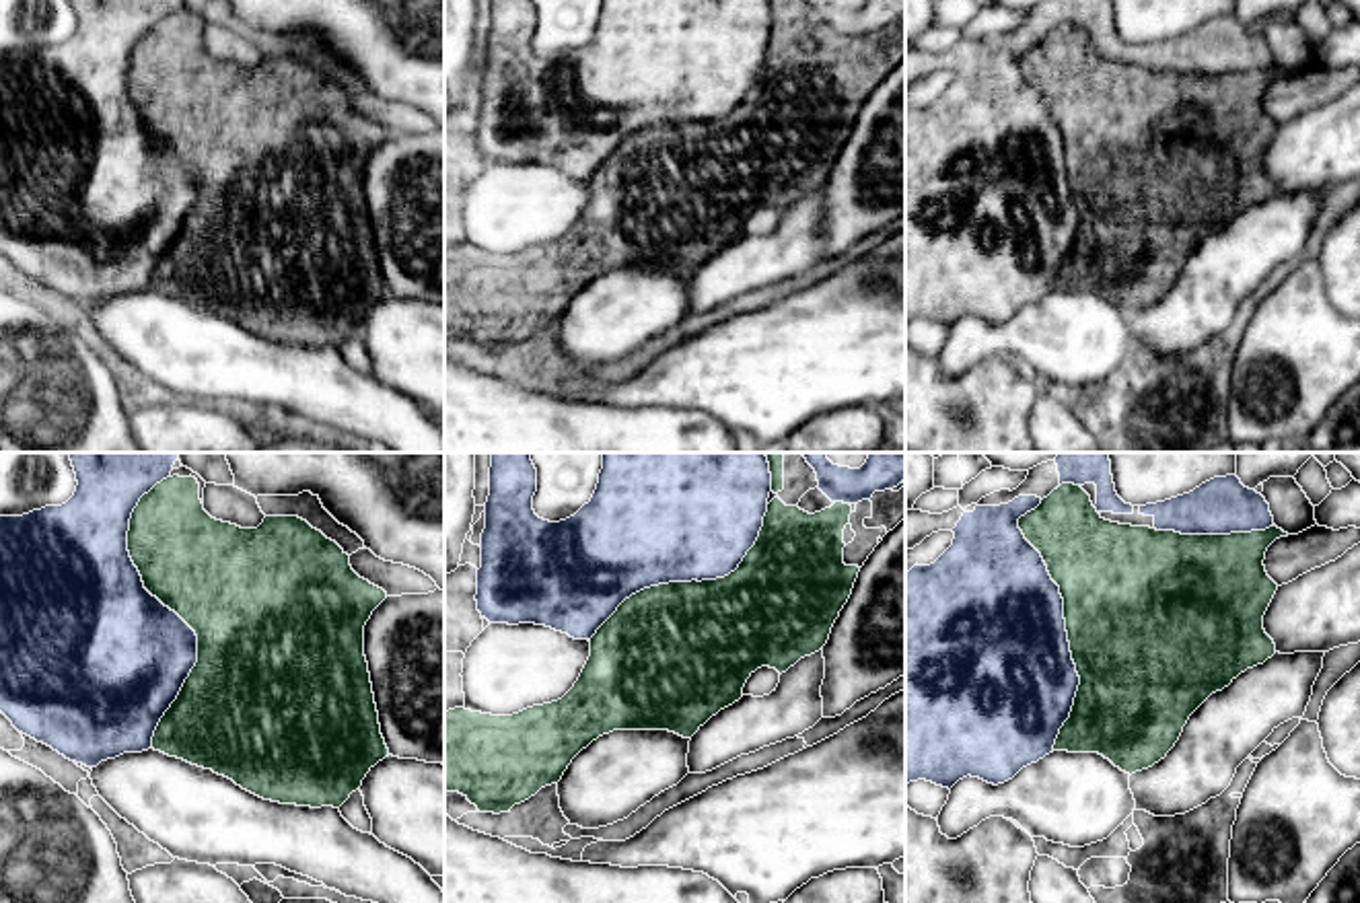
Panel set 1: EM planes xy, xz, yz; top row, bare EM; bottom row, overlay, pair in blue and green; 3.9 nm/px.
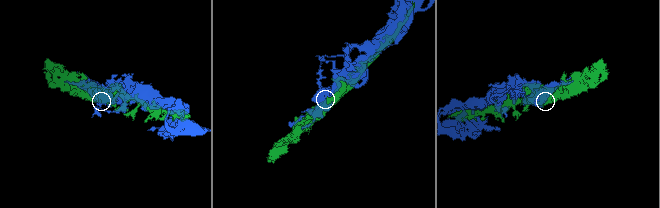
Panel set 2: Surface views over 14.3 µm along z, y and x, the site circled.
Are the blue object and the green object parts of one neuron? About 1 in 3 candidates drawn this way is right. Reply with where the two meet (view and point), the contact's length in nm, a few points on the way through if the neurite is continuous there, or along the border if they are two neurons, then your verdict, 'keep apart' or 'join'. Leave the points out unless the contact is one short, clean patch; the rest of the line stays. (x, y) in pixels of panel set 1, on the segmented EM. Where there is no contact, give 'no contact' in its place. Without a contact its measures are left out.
meets blue in xy at (167, 607); contact 1050 nm long; keep apart

